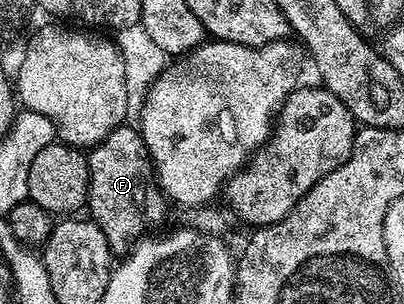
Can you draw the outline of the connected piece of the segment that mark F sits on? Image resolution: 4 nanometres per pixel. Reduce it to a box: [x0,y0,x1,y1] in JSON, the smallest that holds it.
[86,123,169,255]

